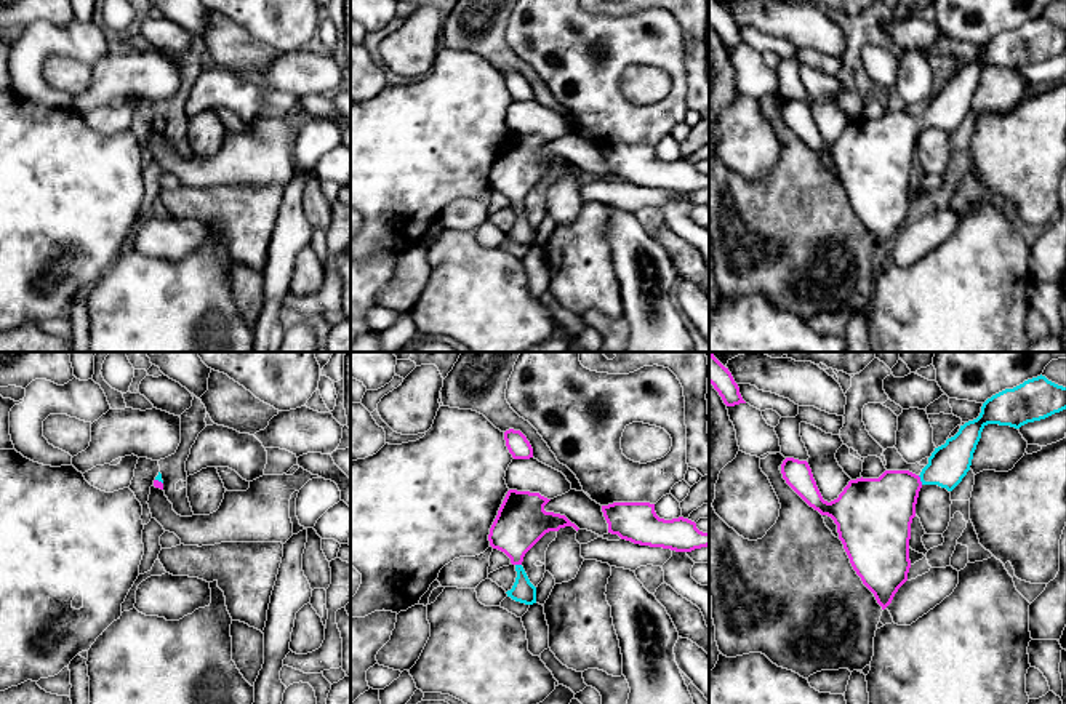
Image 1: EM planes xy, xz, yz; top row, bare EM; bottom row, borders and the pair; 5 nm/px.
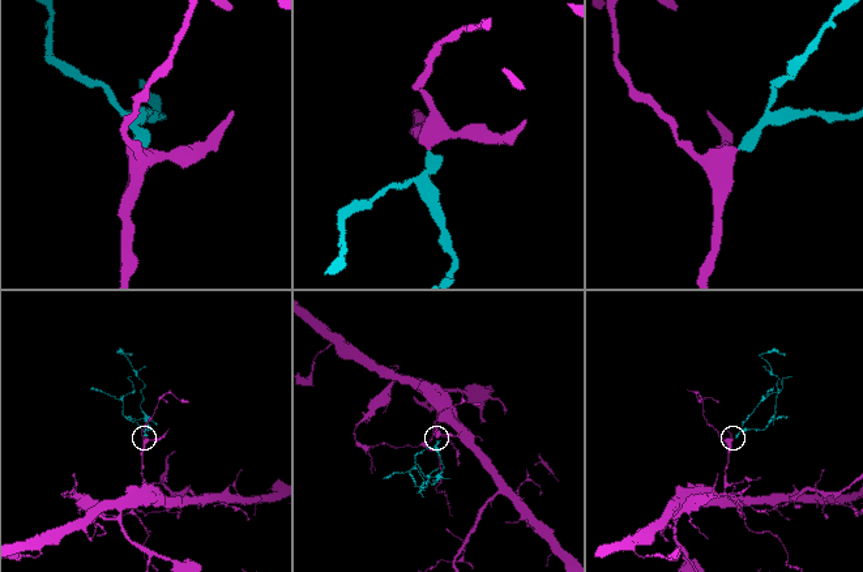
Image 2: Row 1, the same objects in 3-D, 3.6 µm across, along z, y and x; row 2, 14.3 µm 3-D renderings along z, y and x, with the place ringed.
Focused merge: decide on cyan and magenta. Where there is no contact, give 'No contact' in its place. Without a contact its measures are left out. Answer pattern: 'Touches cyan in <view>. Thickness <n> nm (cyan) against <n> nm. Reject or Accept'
Touches cyan in yz. Thickness 200 nm (cyan) against 320 nm. Accept

